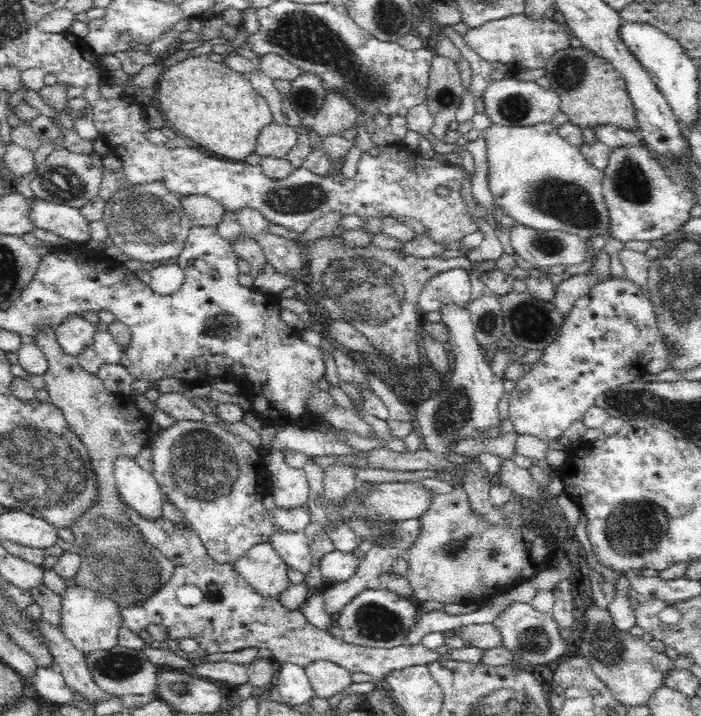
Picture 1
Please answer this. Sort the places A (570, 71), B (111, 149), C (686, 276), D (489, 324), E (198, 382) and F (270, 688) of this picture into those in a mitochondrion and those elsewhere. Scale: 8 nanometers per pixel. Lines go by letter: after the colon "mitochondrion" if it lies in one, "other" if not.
A: mitochondrion
B: other
C: mitochondrion
D: mitochondrion
E: other
F: other

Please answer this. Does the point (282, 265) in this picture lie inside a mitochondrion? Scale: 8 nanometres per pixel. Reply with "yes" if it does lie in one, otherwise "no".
no

